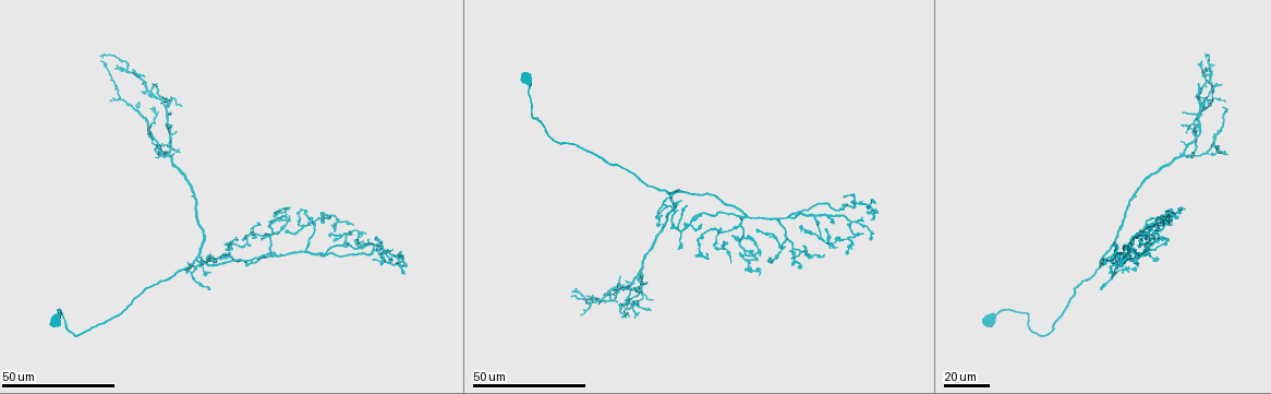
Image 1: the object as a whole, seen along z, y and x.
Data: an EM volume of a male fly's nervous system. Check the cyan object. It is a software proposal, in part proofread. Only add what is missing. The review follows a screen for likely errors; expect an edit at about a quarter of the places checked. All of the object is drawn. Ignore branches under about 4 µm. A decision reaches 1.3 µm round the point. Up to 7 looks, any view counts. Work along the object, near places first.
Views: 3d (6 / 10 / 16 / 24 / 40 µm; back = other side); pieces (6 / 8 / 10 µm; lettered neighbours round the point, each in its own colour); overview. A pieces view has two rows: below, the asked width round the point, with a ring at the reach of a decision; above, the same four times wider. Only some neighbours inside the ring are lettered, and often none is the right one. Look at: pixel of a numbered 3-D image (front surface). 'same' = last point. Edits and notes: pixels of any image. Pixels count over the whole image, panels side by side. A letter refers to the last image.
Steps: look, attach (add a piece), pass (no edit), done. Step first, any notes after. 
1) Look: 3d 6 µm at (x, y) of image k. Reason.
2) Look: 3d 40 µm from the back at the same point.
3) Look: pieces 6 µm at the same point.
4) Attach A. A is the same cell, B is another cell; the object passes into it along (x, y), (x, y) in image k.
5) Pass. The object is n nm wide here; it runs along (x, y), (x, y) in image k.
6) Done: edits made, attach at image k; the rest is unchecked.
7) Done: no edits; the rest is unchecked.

Look: 3d 40 µm at (284, 229) of image 1. Long arm stops here.

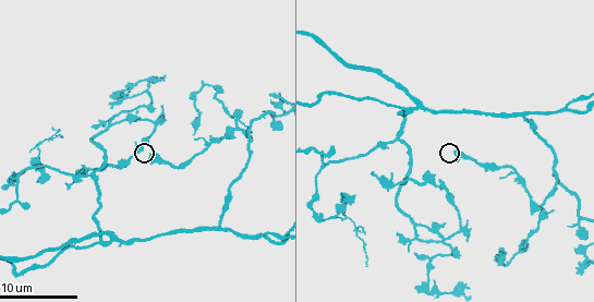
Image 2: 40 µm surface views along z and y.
Look: pieces 10 µm at (456, 153) of image 2.

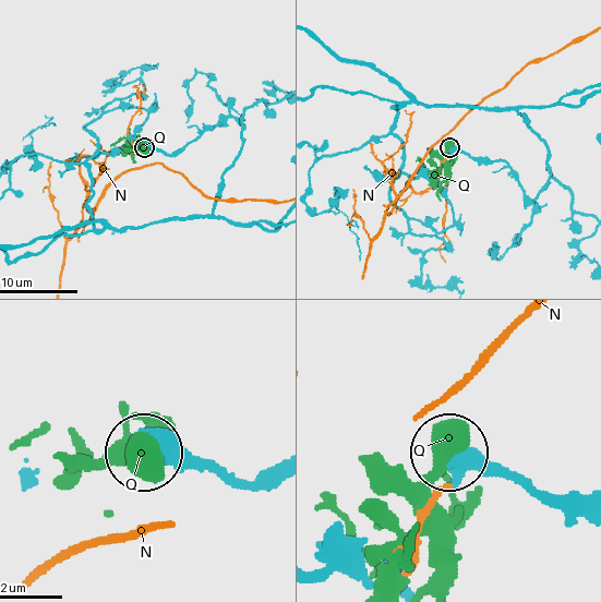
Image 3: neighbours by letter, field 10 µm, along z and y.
Pass. The object is 620 nm wide here; N and Q are other cells; it runs along (547, 179), (531, 197), (504, 161), (472, 159), (449, 147) in image 3; none of them fits.

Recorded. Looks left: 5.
Look: 3d 24 µm at (678, 192) of image 1. An open end.

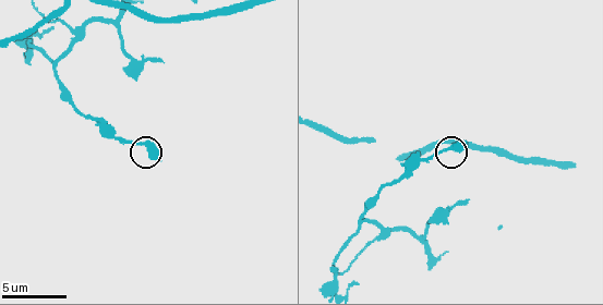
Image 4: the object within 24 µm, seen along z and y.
Look: pieces 8 µm at (158, 160) of image 4.

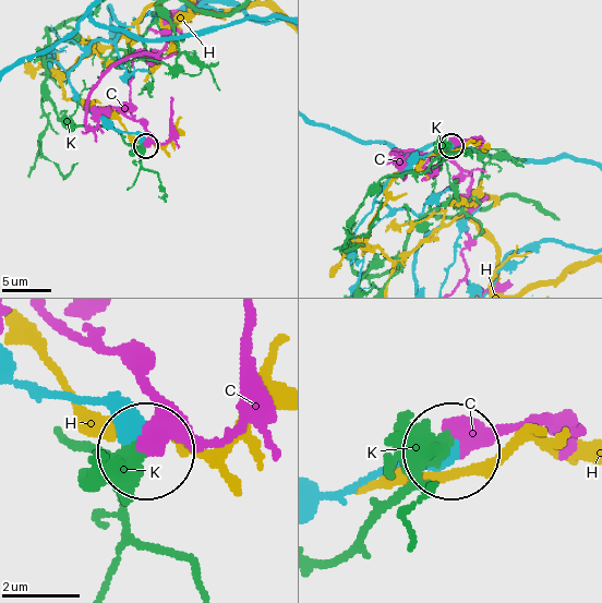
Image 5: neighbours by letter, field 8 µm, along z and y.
Pass. The object is 470 nm wide here; C, H and K are other cells; none of them fits.

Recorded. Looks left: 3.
Look: 3d 24 µm at (573, 296) of image 1.

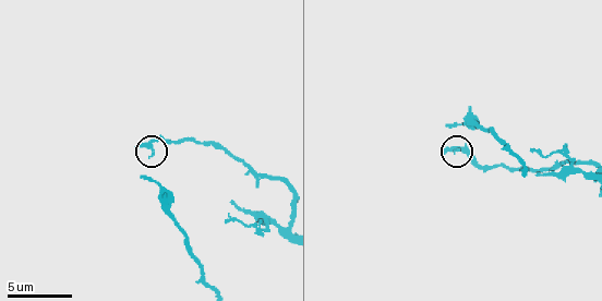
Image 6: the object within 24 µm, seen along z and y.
Look: pieces 6 µm at (138, 147) of image 6. See the neighbours.

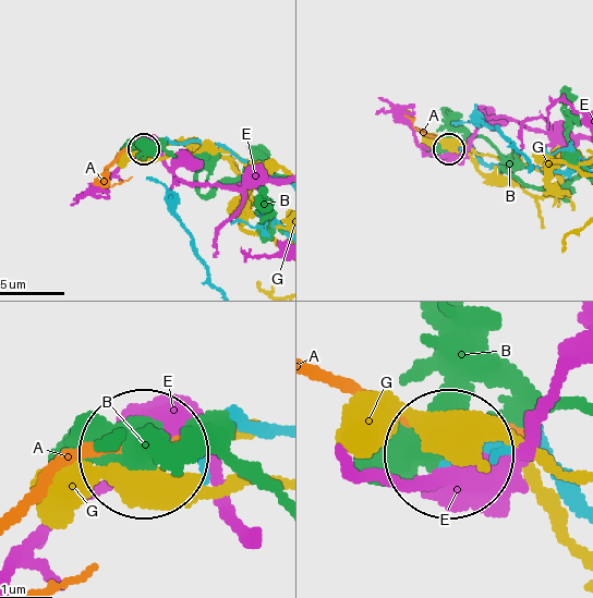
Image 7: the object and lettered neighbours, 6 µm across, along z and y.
Pass. The object is 200 nm wide here; A, B, E and G are other cells; no lettered piece goes on from it.

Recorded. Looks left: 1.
Done: no edits; the rest is unchecked.

